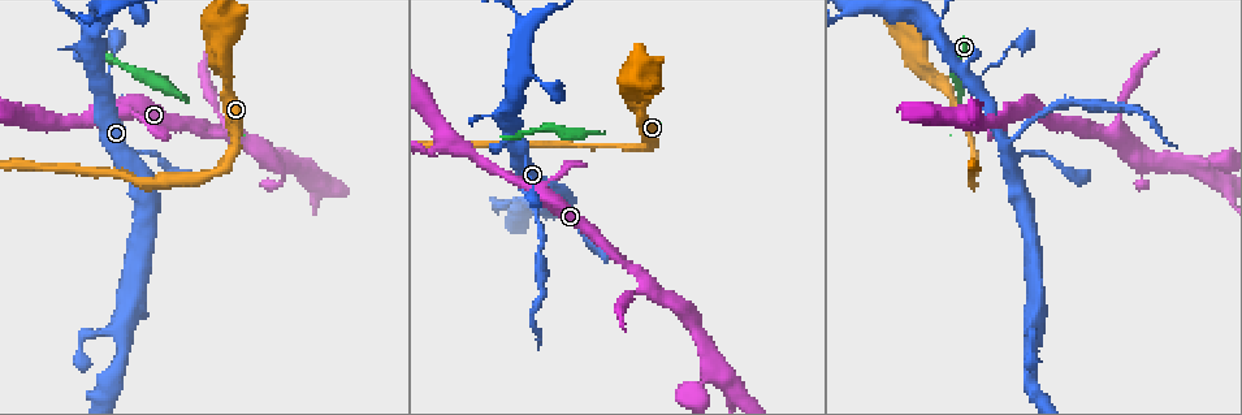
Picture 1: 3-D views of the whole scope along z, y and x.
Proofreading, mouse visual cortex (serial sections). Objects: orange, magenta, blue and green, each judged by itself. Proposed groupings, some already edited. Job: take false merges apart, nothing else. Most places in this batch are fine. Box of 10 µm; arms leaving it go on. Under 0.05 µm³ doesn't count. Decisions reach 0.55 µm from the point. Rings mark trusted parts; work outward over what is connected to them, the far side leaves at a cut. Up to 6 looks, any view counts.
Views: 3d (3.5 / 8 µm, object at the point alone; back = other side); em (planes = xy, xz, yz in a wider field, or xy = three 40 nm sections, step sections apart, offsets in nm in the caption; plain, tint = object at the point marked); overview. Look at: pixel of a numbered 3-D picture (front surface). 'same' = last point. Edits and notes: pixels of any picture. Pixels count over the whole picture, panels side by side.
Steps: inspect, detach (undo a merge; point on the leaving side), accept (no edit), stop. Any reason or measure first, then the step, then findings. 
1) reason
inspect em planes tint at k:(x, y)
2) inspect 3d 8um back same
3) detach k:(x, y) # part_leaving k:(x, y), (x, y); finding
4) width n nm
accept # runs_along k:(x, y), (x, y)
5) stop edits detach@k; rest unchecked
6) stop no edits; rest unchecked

side arm on a straight run
inspect 3d 3.5um back at 1:(1112, 136)

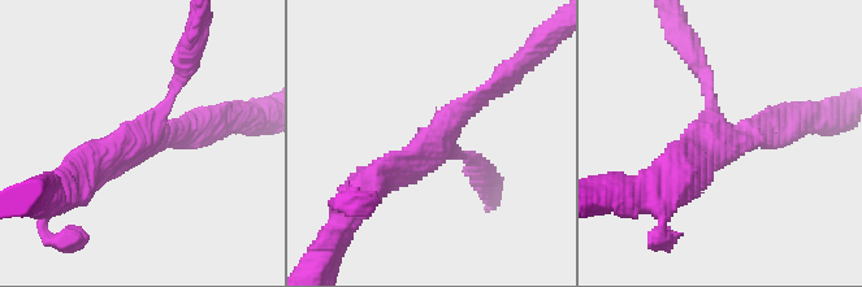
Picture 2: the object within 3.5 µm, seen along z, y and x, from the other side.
inspect em xy step 5 tint at 2:(142, 143)

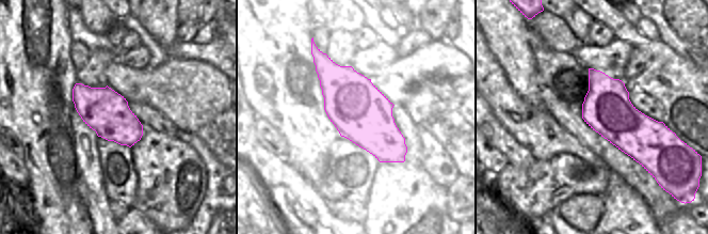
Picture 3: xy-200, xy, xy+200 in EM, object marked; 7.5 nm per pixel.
arm_widths 150, 200, 350 nm
accept # all the same cell

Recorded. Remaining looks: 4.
narrows sharply
inspect 3d 3.5um at 1:(1028, 334)

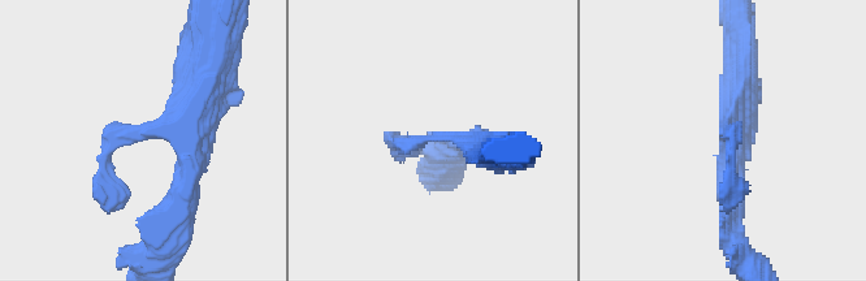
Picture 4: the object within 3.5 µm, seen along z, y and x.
inspect em xy step 1 tint at 4:(135, 132)

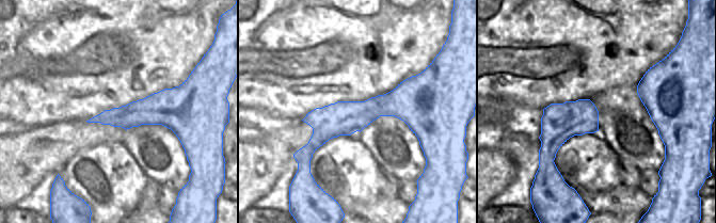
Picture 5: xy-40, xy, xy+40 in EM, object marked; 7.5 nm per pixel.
inspect em xy step 5 tint same

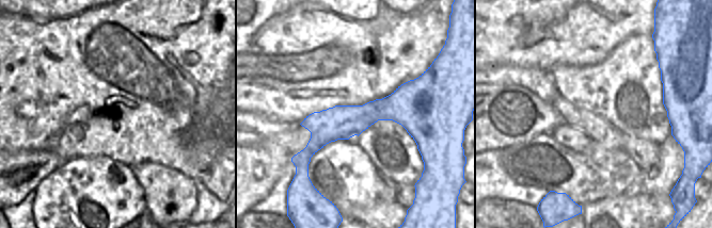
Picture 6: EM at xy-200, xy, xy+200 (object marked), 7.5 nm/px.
accept # runs_along 6:(426, 108), (336, 123), (299, 158); all the same cell

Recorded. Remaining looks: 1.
two arms in line, one across
inspect 3d 3.5um at 1:(519, 147)

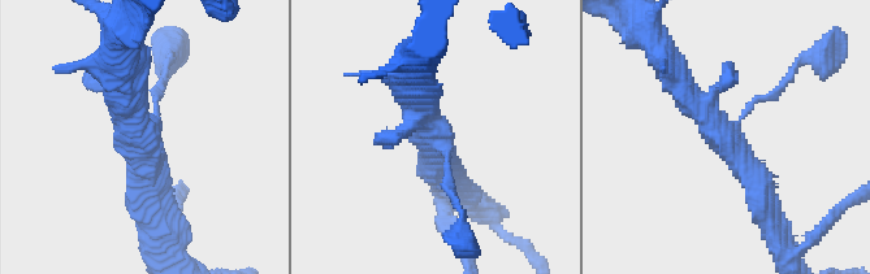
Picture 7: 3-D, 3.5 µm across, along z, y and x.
accept # runs_along 7:(770, 214), (757, 178), (674, 72); continuous, no second cell

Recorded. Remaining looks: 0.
stop no edits; rest unchecked

